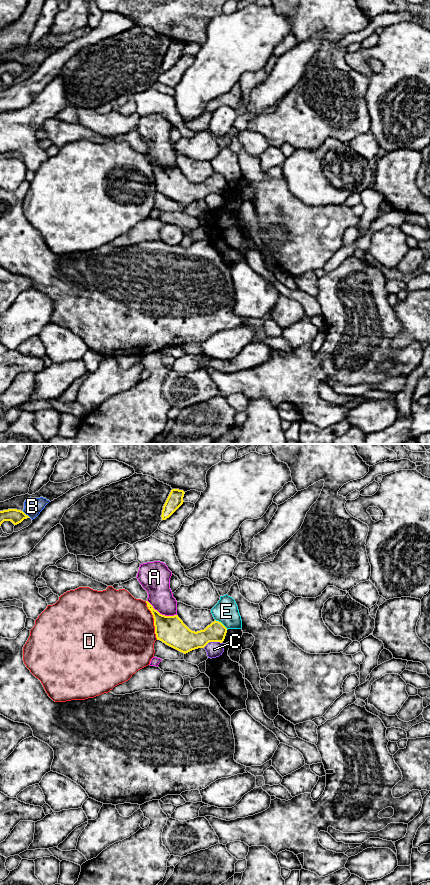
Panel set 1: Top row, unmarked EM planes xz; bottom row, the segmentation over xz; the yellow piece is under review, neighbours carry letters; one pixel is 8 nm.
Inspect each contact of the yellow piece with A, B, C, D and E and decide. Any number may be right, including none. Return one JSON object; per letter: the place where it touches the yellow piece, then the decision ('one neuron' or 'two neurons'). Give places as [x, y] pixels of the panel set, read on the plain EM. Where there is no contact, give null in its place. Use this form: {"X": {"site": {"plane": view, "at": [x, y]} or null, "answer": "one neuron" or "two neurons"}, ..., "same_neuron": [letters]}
{"A": {"site": {"plane": "xz", "at": [161, 166]}, "answer": "two neurons"}, "B": {"site": {"plane": "xz", "at": [25, 66]}, "answer": "two neurons"}, "C": {"site": {"plane": "xz", "at": [212, 193]}, "answer": "two neurons"}, "D": {"site": {"plane": "xz", "at": [154, 172]}, "answer": "two neurons"}, "E": {"site": {"plane": "xz", "at": [221, 175]}, "answer": "two neurons"}, "same_neuron": []}

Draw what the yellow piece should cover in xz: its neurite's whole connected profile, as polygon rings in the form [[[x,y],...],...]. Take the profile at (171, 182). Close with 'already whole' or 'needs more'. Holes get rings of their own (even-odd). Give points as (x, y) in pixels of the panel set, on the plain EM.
[[[146,153],[148,161],[154,170],[155,186],[157,192],[186,206],[198,200],[204,200],[209,194],[222,195],[227,180],[219,173],[214,173],[204,182],[192,183],[178,169],[160,166]]] | already whole

